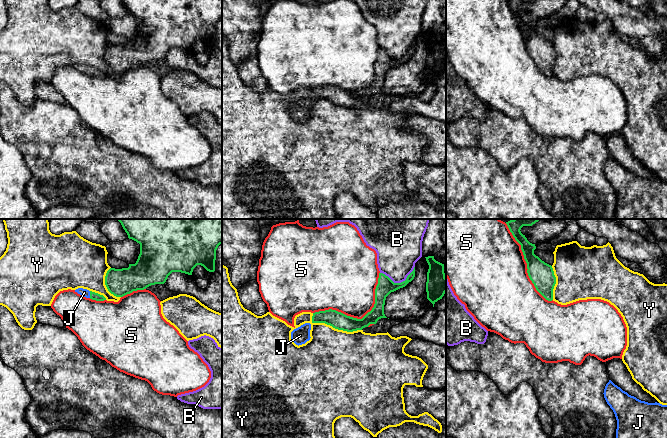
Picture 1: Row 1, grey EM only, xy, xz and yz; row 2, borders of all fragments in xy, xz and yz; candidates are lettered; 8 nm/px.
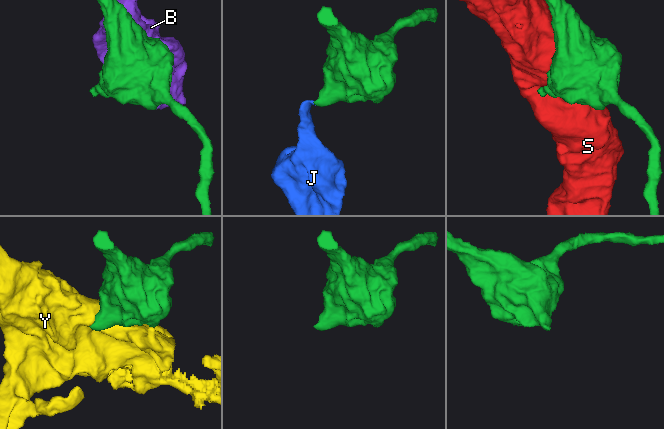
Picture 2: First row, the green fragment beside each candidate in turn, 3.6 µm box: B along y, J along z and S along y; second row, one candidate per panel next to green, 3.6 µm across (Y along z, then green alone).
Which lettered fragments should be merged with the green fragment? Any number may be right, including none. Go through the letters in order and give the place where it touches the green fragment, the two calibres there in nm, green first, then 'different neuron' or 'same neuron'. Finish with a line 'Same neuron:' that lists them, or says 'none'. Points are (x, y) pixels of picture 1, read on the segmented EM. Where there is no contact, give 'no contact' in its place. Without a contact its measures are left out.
B: contact xz (399, 283); calibres 140 and 340 nm; different neuron
J: contact xy (90, 294); calibres 60 and 60 nm; same neuron
S: contact xz (360, 319); calibres 140 and 380 nm; different neuron
Y: contact xz (334, 327); calibres 140 and 480 nm; different neuron
Same neuron: J

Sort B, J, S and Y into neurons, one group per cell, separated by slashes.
B / J / S / Y

